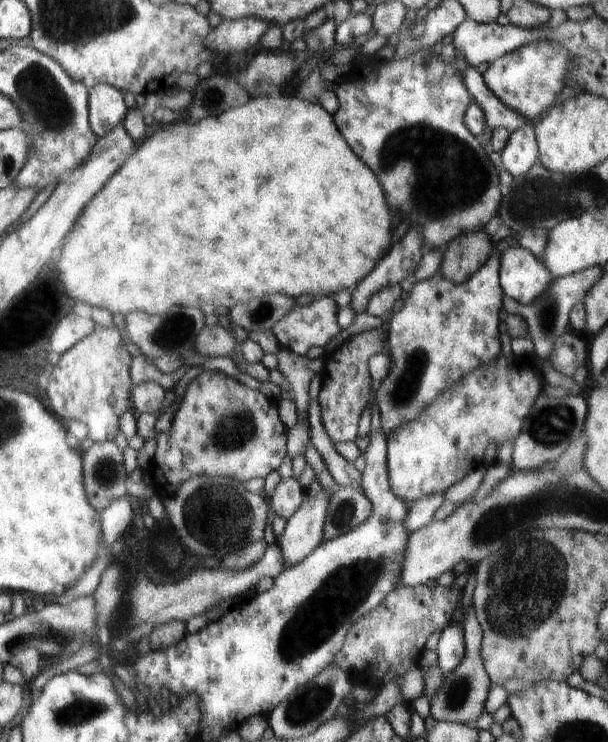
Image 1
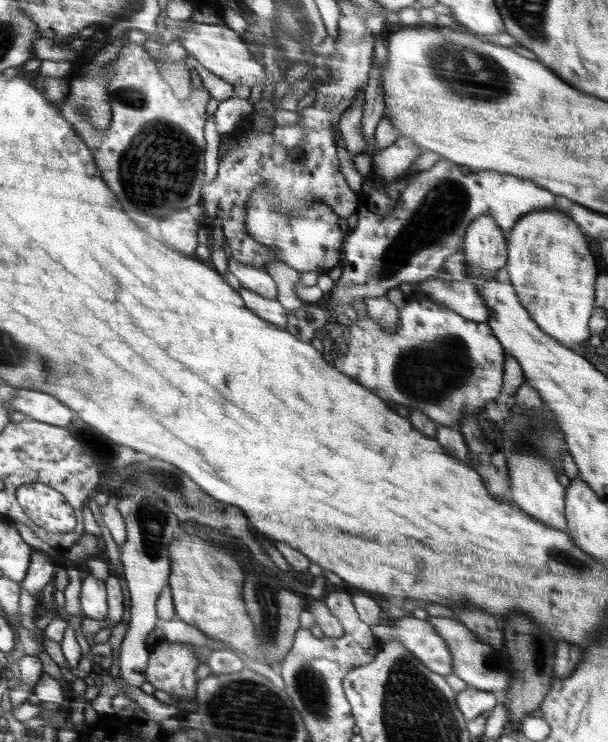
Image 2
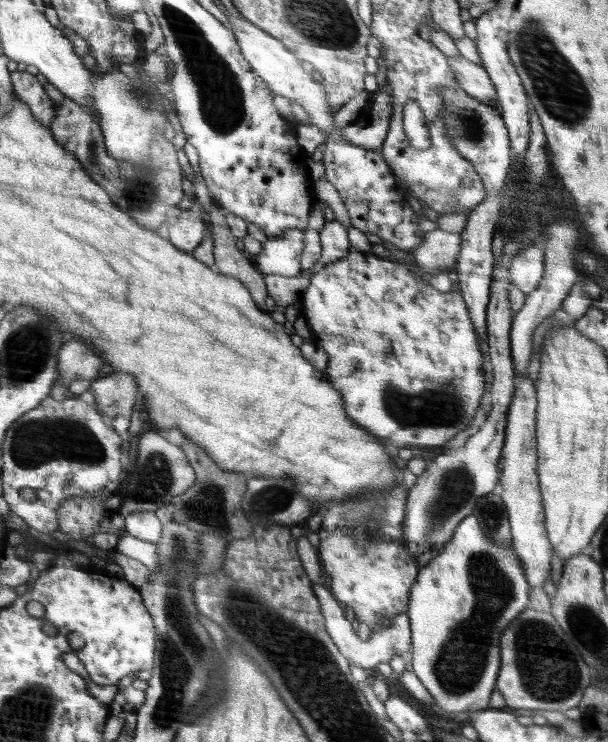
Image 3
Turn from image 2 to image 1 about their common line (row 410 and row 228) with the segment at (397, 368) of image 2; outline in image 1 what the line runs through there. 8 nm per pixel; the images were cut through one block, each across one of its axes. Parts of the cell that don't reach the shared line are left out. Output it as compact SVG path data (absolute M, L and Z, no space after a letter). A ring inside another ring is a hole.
M433 48L419 50L417 53L411 55L410 58L388 61L380 70L374 71L374 69L371 68L370 72L362 78L356 77L354 80L350 80L350 82L342 81L340 87L335 91L339 108L332 116L334 124L338 127L338 130L340 130L340 134L346 138L346 142L352 146L354 154L356 154L360 160L363 160L365 165L369 166L369 169L376 175L376 180L380 183L384 196L386 196L386 202L388 202L392 208L398 208L404 216L408 216L410 219L409 226L416 227L421 232L425 248L443 249L453 238L464 233L463 230L478 230L484 228L484 226L490 222L492 216L497 214L502 193L499 189L501 186L500 174L498 170L496 170L496 166L490 161L484 146L481 145L468 128L464 126L464 113L468 105L473 101L473 98L465 89L460 70L450 66L452 64L444 62L440 54L432 55L432 49Z

